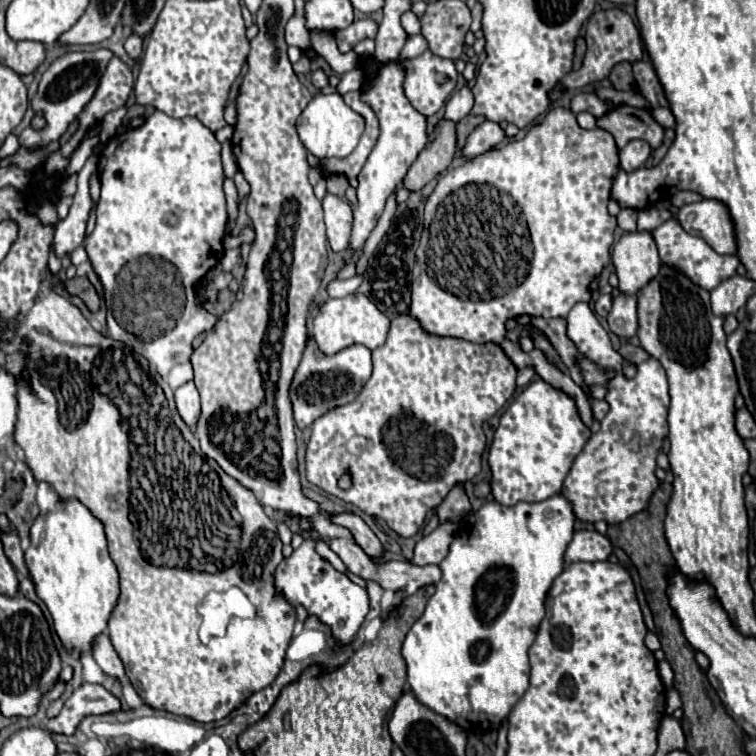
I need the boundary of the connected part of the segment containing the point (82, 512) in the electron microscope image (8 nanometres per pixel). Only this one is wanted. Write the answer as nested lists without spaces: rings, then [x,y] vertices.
[[[57,501],[57,507],[47,513],[39,515],[31,527],[31,547],[25,551],[25,563],[31,573],[37,597],[47,605],[55,631],[69,653],[91,653],[95,637],[105,633],[109,617],[119,599],[119,577],[115,563],[107,553],[107,541],[103,533],[103,525],[99,519],[91,515],[91,511],[79,501]]]

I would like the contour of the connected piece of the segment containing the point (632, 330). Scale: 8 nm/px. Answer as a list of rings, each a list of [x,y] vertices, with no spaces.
[[[619,295],[613,301],[613,309],[607,315],[609,329],[619,337],[619,339],[631,339],[637,335],[639,327],[639,317],[637,317],[637,299]]]

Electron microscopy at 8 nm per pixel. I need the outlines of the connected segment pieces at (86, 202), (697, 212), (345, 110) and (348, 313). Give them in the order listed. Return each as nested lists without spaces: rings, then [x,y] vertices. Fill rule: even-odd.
[[[91,155],[83,169],[79,171],[77,179],[77,193],[73,195],[73,205],[69,209],[69,215],[57,223],[55,239],[53,239],[53,251],[61,259],[75,251],[83,239],[85,239],[85,227],[91,211],[91,197],[89,197],[89,181],[93,173],[97,171],[97,157]]]
[[[703,199],[699,203],[683,205],[677,213],[681,227],[705,239],[717,253],[735,255],[737,245],[733,237],[733,223],[727,207],[715,199]]]
[[[337,93],[315,95],[297,119],[297,135],[299,135],[301,143],[307,147],[307,151],[311,151],[317,159],[347,157],[355,149],[355,145],[363,133],[363,125],[365,125],[363,117],[359,117],[351,107],[347,107],[343,103],[341,95],[337,95]]]
[[[351,293],[343,299],[325,299],[319,305],[319,313],[313,319],[313,335],[319,345],[319,349],[327,355],[337,353],[339,349],[345,349],[349,345],[365,345],[369,349],[377,349],[385,343],[387,333],[389,333],[391,321],[387,315],[383,315],[367,297],[361,293]]]

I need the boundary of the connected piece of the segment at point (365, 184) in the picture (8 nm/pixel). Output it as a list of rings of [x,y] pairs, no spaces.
[[[395,59],[395,61],[383,63],[381,67],[377,67],[377,71],[373,71],[371,65],[363,65],[363,71],[369,73],[367,75],[369,87],[361,91],[361,99],[363,99],[363,103],[367,103],[373,109],[373,113],[379,121],[379,139],[357,177],[359,203],[353,211],[355,219],[353,219],[353,233],[351,233],[351,249],[355,249],[355,251],[359,251],[363,247],[363,243],[369,237],[369,233],[373,231],[379,215],[383,213],[387,197],[403,181],[407,169],[411,167],[415,157],[425,149],[425,145],[429,141],[425,115],[421,115],[405,97],[405,91],[403,91],[405,69],[403,69],[401,61]]]

